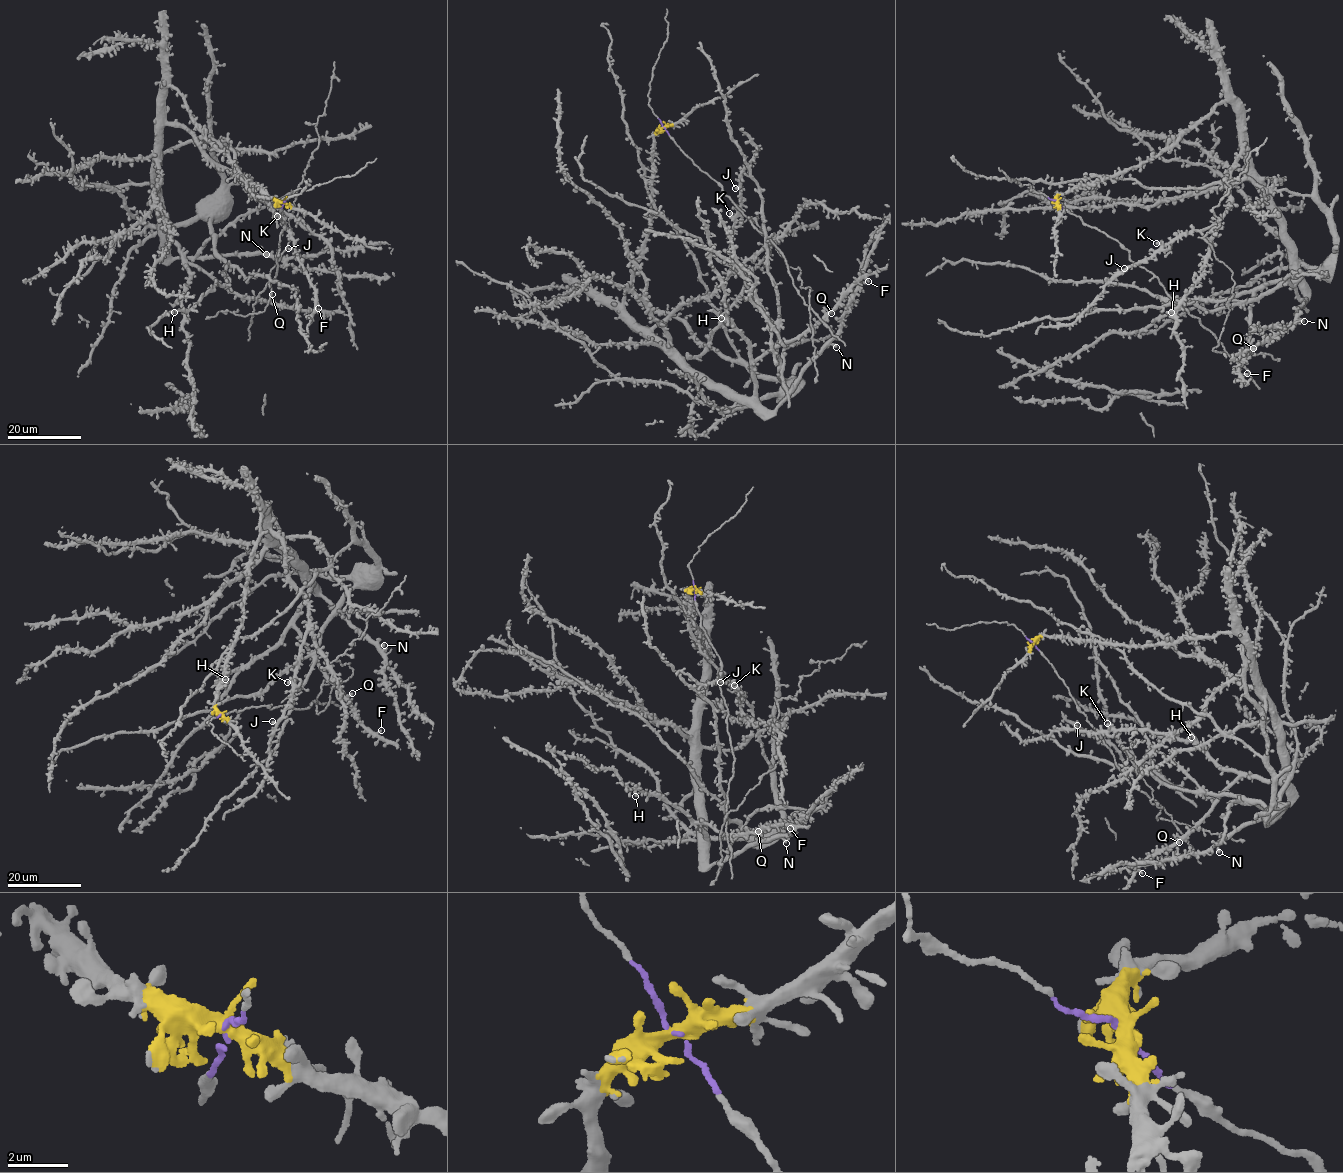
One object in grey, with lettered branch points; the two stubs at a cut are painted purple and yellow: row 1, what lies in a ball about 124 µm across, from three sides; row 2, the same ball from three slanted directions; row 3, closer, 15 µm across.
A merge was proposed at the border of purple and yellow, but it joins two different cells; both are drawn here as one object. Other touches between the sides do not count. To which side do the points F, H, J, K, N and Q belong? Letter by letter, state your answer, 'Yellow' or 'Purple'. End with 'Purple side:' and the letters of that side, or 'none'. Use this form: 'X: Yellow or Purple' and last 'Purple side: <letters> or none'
F: Yellow
H: Yellow
J: Yellow
K: Yellow
N: Yellow
Q: Yellow
Purple side: none

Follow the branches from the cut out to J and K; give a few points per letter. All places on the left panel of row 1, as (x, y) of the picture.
J: (282, 202), (249, 182), (205, 138), (169, 85), (163, 117), (271, 205), (294, 239), (288, 248)
K: (282, 202), (249, 182), (205, 138), (169, 85), (163, 117), (277, 216)

